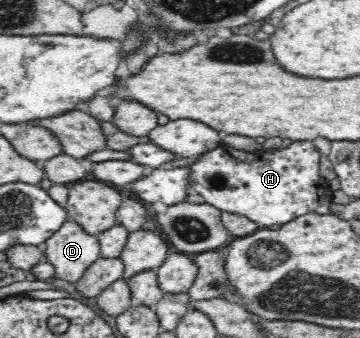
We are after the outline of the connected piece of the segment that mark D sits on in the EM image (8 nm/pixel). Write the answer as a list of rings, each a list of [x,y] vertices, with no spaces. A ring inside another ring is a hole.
[[[72,220],[65,221],[61,228],[48,238],[43,246],[44,260],[50,262],[56,268],[56,275],[51,278],[51,282],[56,279],[77,282],[85,270],[89,268],[100,256],[100,242],[97,234],[89,234],[84,231],[80,224]]]

